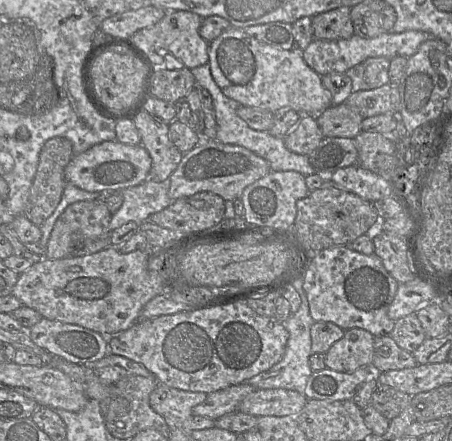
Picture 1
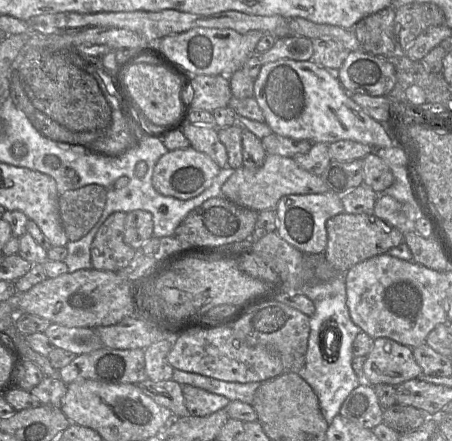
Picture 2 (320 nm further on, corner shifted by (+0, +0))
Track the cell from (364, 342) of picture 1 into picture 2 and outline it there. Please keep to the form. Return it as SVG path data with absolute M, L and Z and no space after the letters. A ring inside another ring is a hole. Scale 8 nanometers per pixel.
M375 338L363 365L367 383L396 387L423 374L412 349L390 338Z

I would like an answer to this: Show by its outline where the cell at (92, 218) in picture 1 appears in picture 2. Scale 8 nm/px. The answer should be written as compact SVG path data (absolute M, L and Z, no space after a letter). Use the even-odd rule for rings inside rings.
M115 212L100 226L90 248L93 269L118 272L127 267L136 256L138 251L124 241L125 221L126 213Z

